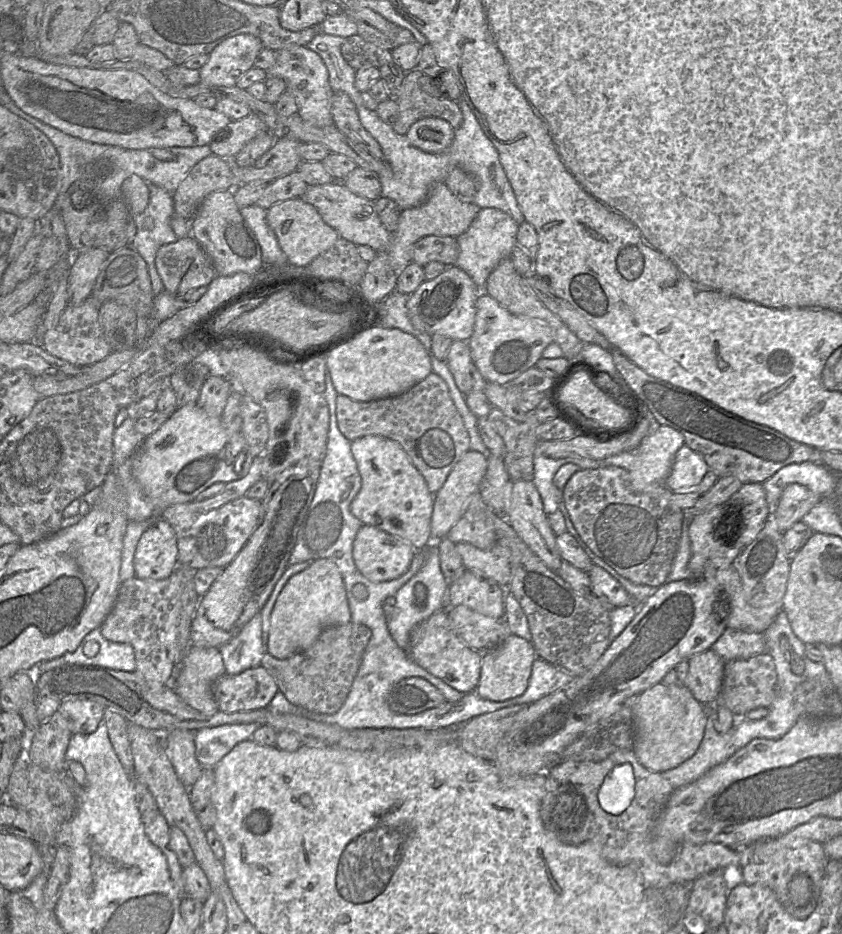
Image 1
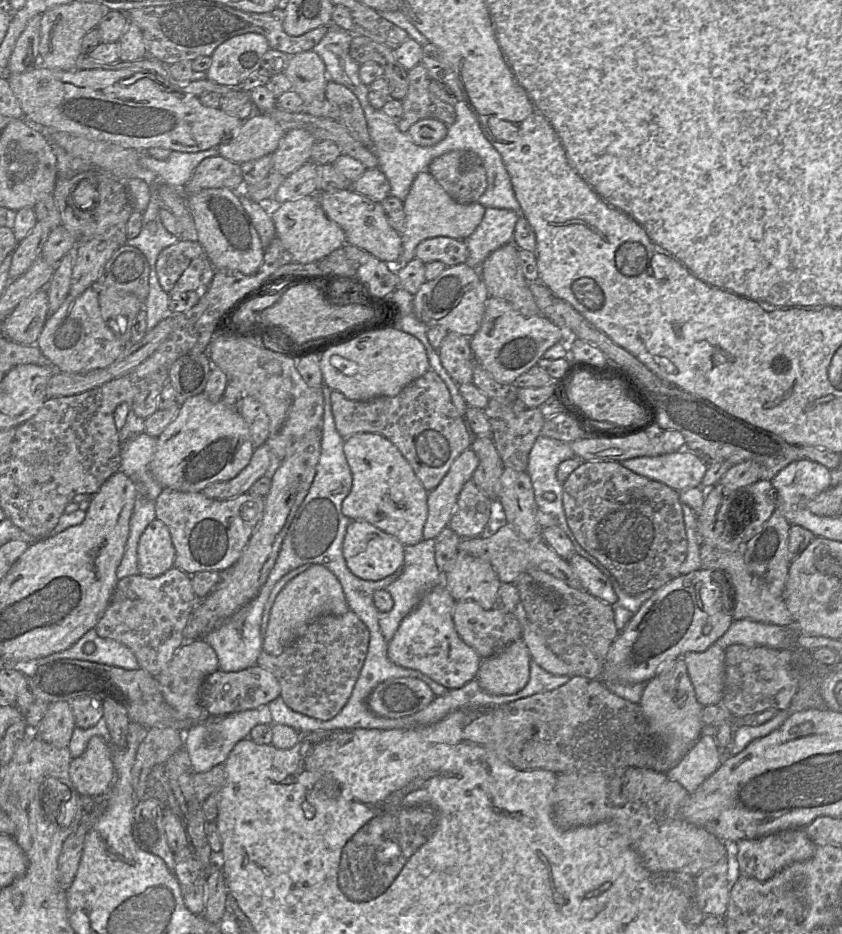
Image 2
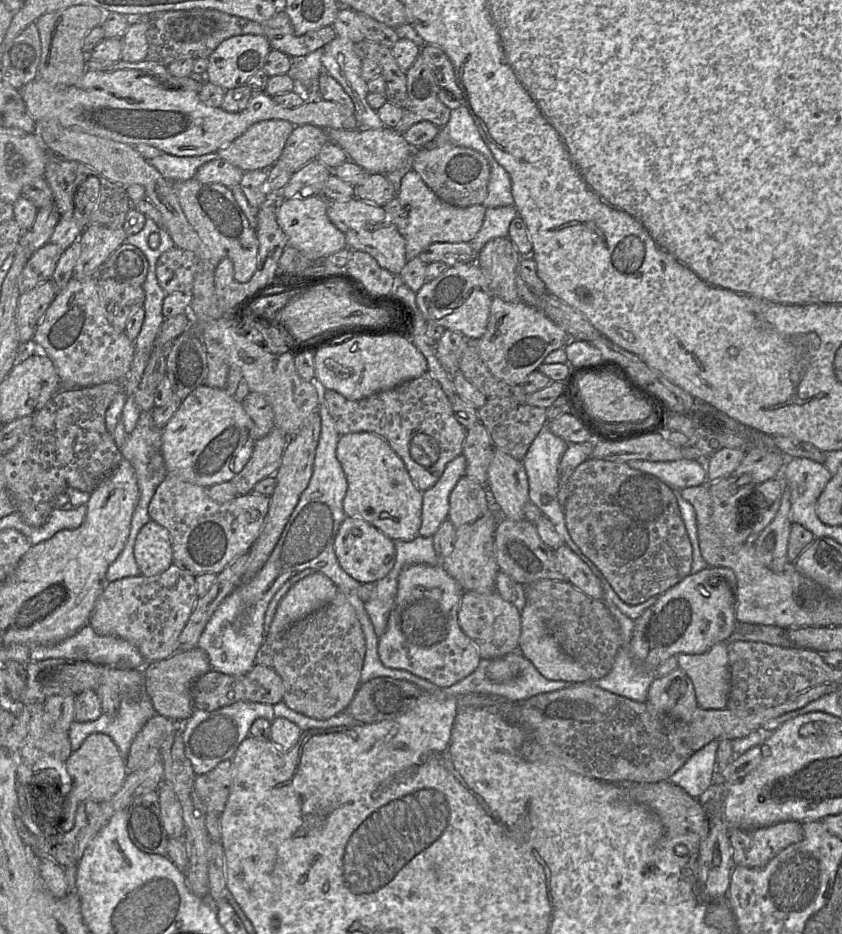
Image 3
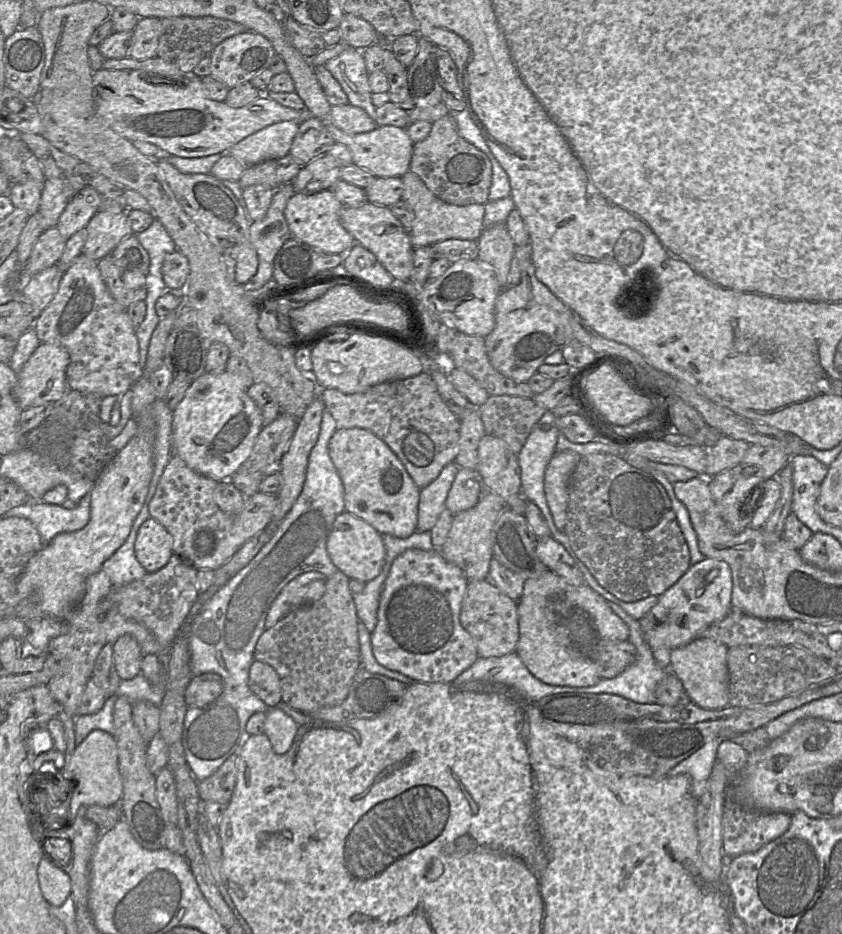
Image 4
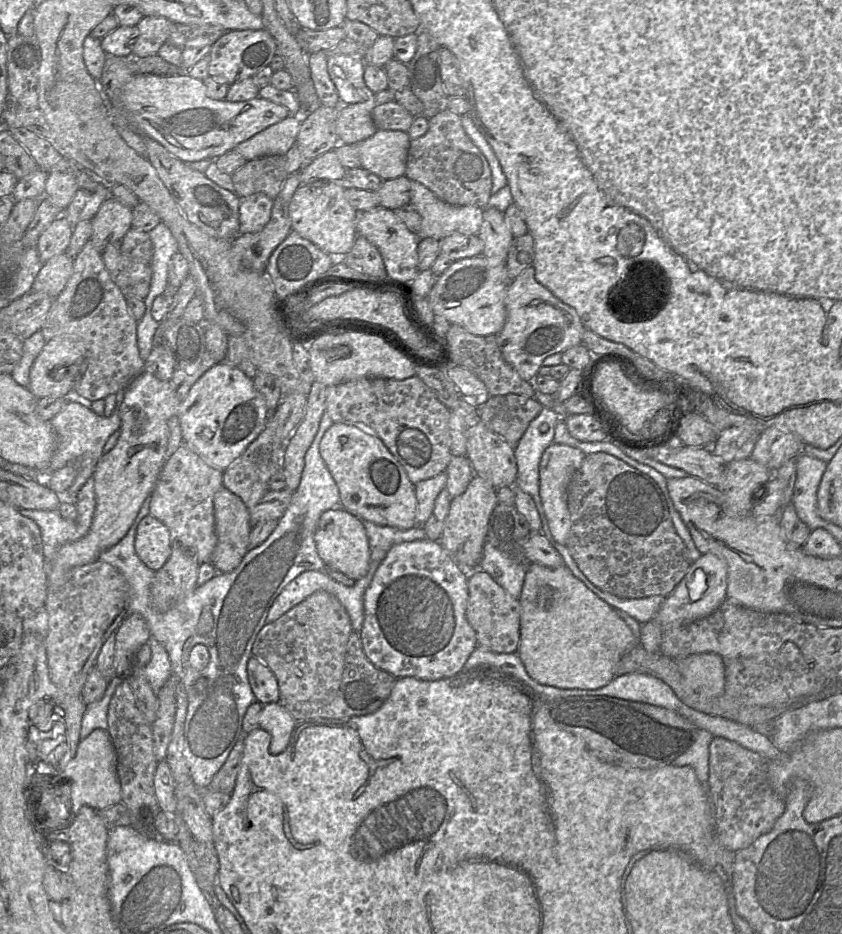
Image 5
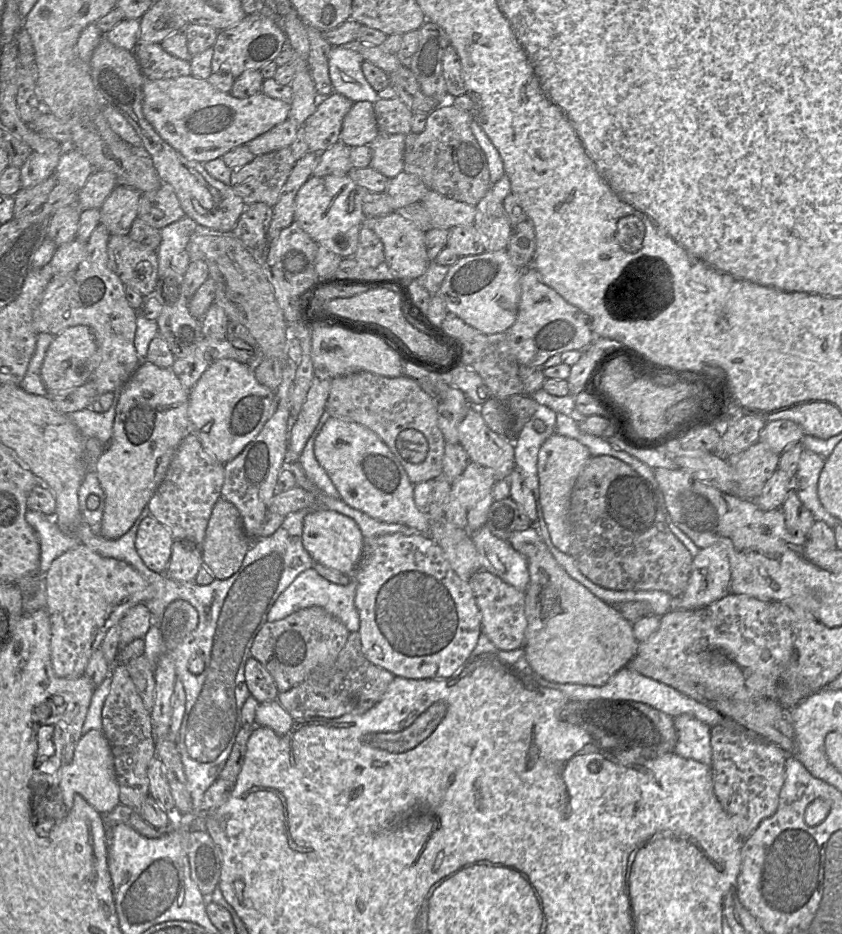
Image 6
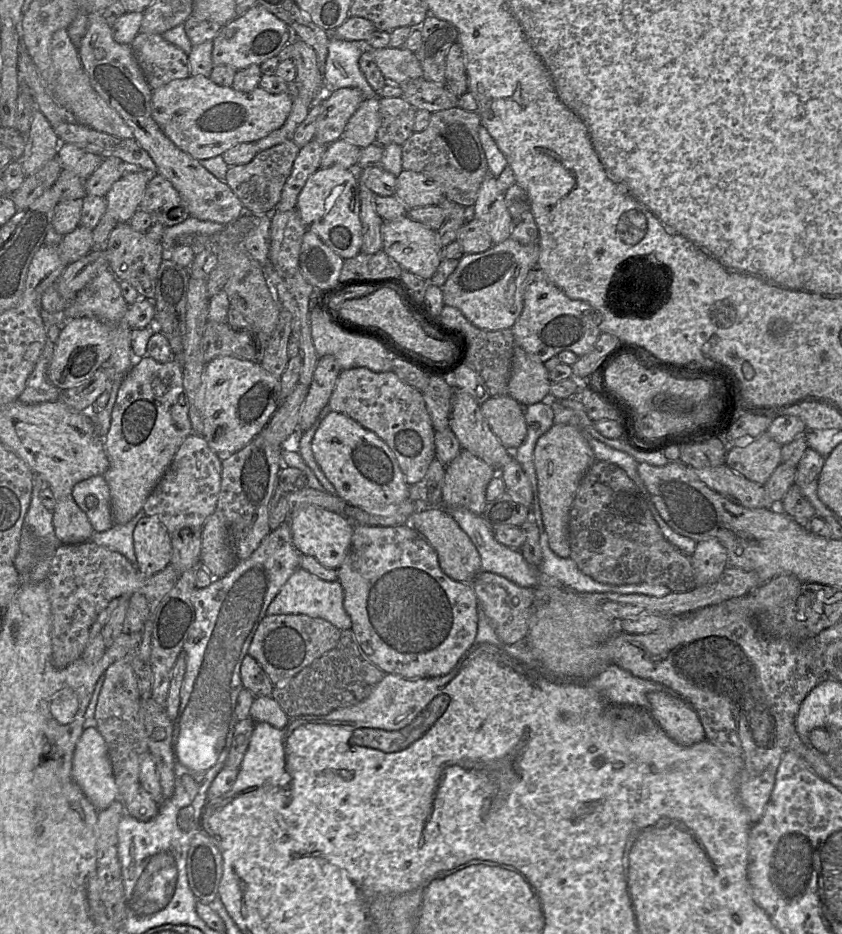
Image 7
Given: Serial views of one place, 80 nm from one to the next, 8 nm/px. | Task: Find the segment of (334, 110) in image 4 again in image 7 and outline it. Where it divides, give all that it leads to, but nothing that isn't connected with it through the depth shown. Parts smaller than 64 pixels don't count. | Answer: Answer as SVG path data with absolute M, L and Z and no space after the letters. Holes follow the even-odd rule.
M366 98L348 120L342 137L359 148L376 142L380 127L379 98Z

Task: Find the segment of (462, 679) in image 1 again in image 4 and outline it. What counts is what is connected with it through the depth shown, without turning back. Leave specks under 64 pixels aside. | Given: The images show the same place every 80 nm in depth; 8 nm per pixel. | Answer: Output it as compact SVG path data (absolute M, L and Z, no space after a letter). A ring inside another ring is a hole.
M408 549L397 556L381 591L377 623L371 632L372 651L377 662L413 681L452 683L479 657L476 644L460 623L462 601L468 582L463 571L447 561L438 549Z

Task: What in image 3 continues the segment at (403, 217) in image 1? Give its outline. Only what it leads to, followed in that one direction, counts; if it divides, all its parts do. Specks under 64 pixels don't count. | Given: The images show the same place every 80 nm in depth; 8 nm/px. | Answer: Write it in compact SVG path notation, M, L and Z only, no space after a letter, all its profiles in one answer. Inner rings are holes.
M414 170L408 171L403 176L397 198L408 214L408 225L404 236L407 261L418 256L435 242L469 243L484 221L486 208L482 204L469 207L449 205L438 198Z

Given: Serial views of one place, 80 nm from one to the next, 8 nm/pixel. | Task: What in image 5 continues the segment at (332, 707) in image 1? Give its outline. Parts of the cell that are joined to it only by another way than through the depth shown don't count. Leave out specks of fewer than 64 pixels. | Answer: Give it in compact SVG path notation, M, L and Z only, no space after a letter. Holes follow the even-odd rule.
M320 590L296 605L258 633L252 655L275 675L280 701L304 702L331 699L344 669L347 642L353 632L349 615L339 600Z

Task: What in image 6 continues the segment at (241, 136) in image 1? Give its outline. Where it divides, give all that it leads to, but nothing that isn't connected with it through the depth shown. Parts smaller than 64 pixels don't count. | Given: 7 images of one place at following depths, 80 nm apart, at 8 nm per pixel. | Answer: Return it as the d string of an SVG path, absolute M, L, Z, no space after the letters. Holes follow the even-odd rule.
M288 118L245 145L254 156L289 147L295 140L298 127L299 125Z

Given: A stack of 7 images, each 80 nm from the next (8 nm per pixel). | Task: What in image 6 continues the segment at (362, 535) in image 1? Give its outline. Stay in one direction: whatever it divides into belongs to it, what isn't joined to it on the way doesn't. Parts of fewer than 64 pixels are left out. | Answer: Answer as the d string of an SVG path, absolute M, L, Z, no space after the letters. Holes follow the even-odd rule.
M312 509L304 518L302 542L314 562L352 576L361 557L364 538L351 518L329 509Z

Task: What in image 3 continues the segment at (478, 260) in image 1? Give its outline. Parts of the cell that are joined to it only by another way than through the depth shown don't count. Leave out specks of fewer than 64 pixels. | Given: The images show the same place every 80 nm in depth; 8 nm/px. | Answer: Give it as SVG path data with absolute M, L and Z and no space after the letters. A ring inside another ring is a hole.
M513 205L487 208L480 230L469 243L479 253L488 241L507 237L510 223L517 215Z

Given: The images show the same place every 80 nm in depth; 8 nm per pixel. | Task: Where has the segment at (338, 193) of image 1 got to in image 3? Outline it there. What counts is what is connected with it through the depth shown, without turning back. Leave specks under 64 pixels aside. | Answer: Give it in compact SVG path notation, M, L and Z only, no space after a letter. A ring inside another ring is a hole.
M357 197L345 202L328 201L327 216L345 235L348 248L368 253L380 267L388 270L393 275L399 275L408 262L405 238L398 232L383 207L365 202Z

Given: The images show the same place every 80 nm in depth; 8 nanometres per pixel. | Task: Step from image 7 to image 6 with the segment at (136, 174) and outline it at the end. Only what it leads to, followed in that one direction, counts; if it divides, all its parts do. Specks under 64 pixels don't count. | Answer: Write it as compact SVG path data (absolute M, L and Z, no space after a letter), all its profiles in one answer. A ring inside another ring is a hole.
M118 184L111 194L106 198L100 208L100 224L103 224L110 235L127 235L133 221L138 216L139 200L142 193Z

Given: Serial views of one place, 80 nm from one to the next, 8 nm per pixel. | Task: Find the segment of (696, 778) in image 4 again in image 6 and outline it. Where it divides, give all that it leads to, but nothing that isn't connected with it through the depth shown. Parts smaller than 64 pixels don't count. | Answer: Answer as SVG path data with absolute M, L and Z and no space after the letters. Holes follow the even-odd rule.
M682 714L675 718L677 743L674 752L686 759L693 759L710 766L711 764L711 728L696 718Z

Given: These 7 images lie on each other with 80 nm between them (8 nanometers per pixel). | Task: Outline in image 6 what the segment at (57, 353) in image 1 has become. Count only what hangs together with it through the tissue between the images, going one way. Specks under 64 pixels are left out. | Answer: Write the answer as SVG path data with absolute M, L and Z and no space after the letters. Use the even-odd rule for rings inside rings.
M98 224L91 233L86 243L86 254L74 272L74 284L66 294L66 298L52 321L48 333L57 335L66 328L84 325L87 326L94 335L99 353L99 362L90 380L94 382L100 395L107 392L114 392L121 388L131 378L140 366L143 358L140 358L134 346L136 331L136 314L125 297L125 286L119 277L108 267L107 243L110 233L103 224Z

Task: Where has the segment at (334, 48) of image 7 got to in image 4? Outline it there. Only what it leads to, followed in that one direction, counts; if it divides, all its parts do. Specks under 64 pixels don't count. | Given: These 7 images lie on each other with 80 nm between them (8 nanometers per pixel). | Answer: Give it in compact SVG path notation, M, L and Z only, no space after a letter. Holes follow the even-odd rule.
M348 48L336 57L329 59L324 66L339 82L347 95L349 104L362 108L373 120L376 108L371 100L363 53L355 48Z

